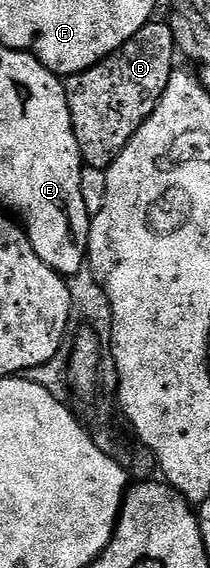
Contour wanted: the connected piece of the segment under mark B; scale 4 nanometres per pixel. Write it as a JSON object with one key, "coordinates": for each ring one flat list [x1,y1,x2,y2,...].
{"coordinates":[[151,22,146,24,124,46,120,46,108,58,101,60,96,66,78,72,75,76,65,77,66,97,72,114,72,126,76,134,76,142,82,151,85,167,110,168,112,162,128,146,128,142,136,134,136,130,156,110,160,98,170,81,170,75,176,70,176,49,169,23]]}

